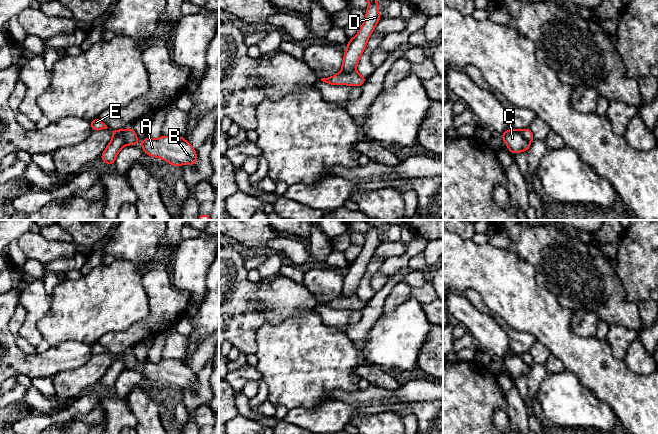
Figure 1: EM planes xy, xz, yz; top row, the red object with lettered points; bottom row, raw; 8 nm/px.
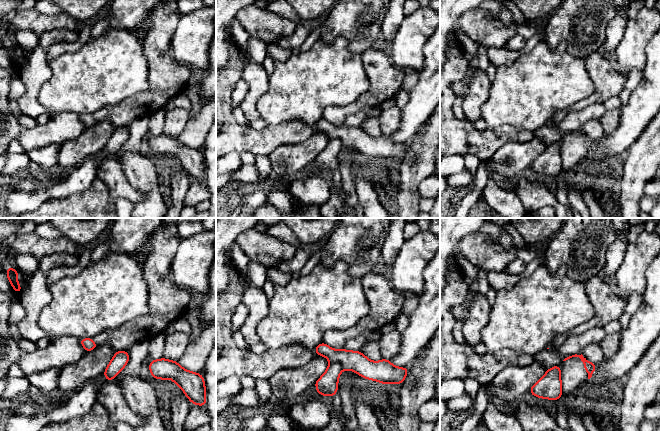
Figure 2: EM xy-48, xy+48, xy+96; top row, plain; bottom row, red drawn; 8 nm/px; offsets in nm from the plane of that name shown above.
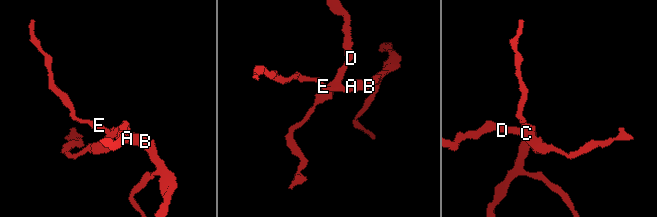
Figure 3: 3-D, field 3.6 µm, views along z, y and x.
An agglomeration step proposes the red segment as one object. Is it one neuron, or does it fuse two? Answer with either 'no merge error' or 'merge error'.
merge error

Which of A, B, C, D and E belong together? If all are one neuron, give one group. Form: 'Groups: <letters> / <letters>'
Groups: A B E / C D

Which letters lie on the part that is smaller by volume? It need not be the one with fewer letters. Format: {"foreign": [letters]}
{"foreign": ["C", "D"]}

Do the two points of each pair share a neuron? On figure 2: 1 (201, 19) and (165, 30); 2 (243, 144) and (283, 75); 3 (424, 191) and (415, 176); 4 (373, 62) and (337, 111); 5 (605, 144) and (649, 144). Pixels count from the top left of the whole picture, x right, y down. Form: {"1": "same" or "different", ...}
{"1": "different", "2": "different", "3": "different", "4": "same", "5": "different"}

